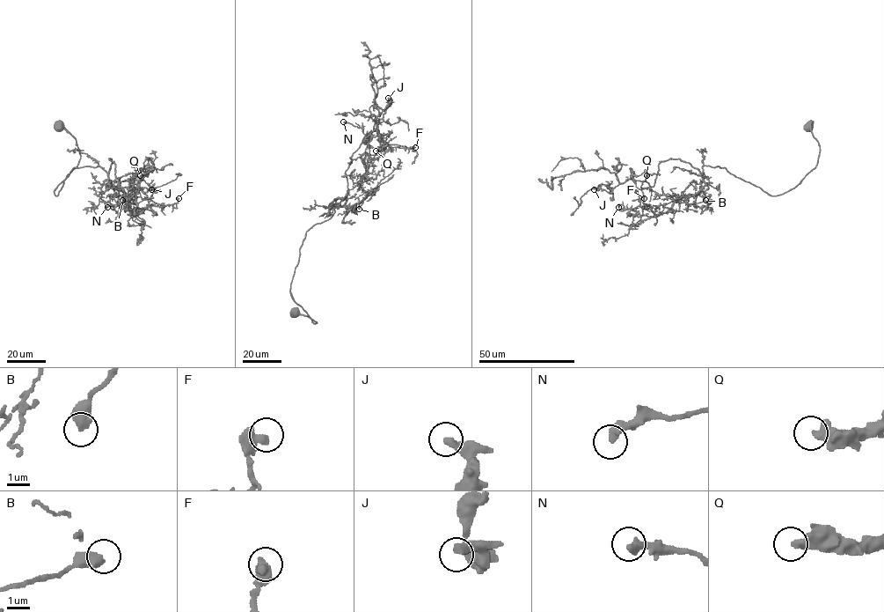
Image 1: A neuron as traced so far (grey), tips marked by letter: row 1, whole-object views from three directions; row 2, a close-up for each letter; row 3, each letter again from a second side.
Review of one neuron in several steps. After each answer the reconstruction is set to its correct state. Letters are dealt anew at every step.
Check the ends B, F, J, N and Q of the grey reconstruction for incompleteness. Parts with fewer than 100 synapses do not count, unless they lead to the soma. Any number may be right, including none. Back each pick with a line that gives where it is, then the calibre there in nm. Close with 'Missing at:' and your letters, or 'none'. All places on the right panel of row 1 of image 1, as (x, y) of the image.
Missing at: none

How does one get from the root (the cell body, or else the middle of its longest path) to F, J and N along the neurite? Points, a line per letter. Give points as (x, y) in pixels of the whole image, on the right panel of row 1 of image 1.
F: (807, 126), (820, 146), (817, 165), (783, 194), (704, 165), (705, 185), (667, 211), (656, 214), (644, 198)
J: (807, 126), (817, 165), (781, 194), (678, 158), (658, 165), (653, 186), (627, 179), (594, 189)
N: (807, 126), (820, 146), (817, 165), (783, 194), (704, 165), (705, 185), (665, 212), (618, 207)

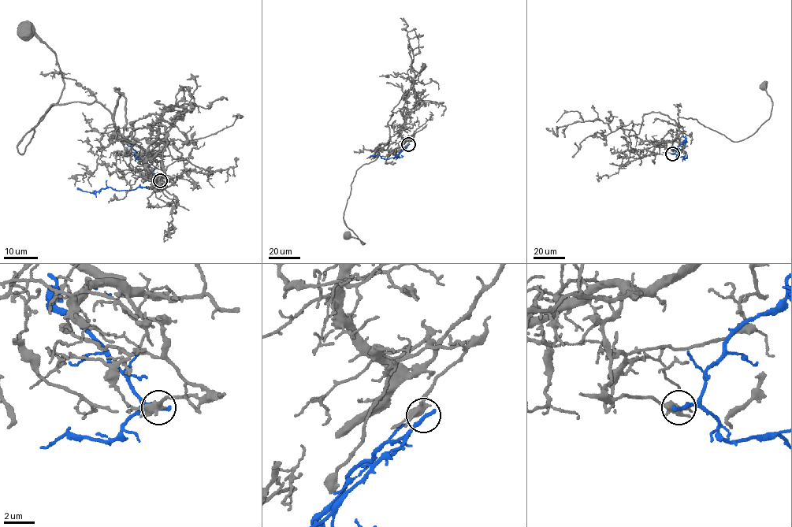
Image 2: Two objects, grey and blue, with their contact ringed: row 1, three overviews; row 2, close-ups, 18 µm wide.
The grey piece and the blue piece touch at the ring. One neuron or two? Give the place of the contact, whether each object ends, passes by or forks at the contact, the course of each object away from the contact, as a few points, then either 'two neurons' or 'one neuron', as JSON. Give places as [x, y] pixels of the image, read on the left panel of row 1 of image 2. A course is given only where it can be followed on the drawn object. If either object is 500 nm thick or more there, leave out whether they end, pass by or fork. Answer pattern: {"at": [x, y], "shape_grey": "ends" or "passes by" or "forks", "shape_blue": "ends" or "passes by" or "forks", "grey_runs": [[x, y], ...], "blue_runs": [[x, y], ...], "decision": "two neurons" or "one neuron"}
{"at": [160, 180], "shape_grey": "forks", "shape_blue": "ends", "grey_runs": [[159, 180], [169, 177], [160, 162], [96, 101], [52, 104], [18, 151], [64, 87], [57, 56], [24, 31]], "blue_runs": [[159, 180], [148, 188], [139, 187], [127, 191], [106, 187], [91, 192], [77, 188]], "decision": "two neurons"}

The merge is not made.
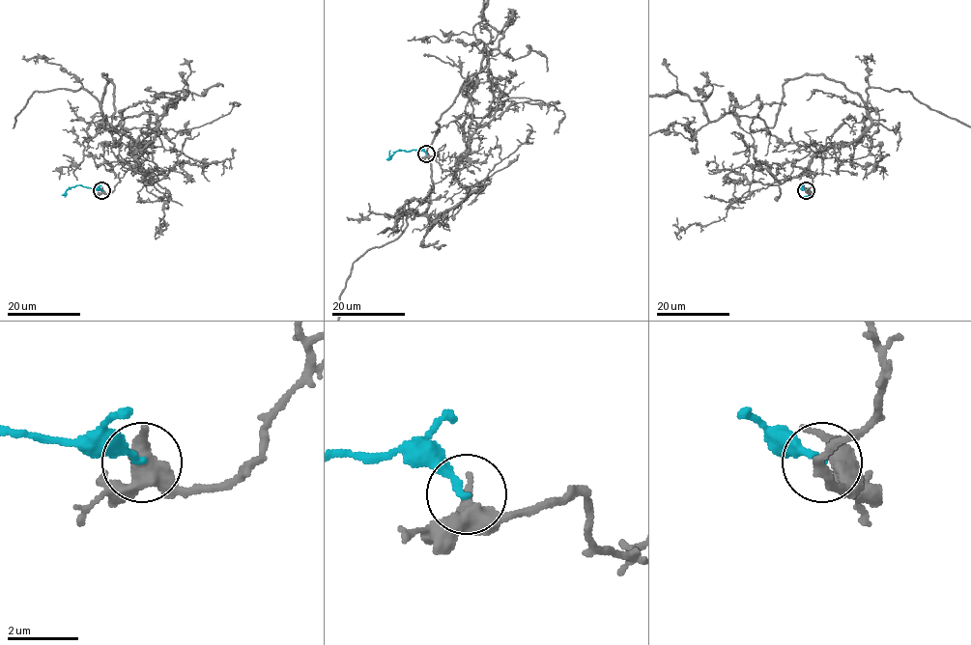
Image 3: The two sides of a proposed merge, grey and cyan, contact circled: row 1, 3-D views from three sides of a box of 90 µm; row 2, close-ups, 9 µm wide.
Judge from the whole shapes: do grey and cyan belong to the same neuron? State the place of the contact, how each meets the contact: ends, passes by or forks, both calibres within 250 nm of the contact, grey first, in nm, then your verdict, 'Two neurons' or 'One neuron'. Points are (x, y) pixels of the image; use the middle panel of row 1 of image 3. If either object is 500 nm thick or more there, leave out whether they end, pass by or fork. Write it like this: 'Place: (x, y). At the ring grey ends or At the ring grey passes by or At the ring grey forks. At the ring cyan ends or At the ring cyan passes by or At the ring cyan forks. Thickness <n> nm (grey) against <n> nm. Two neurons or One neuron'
Place: (426, 154). At the ring grey forks. At the ring cyan ends. Thickness 400 nm (grey) against 190 nm. One neuron

